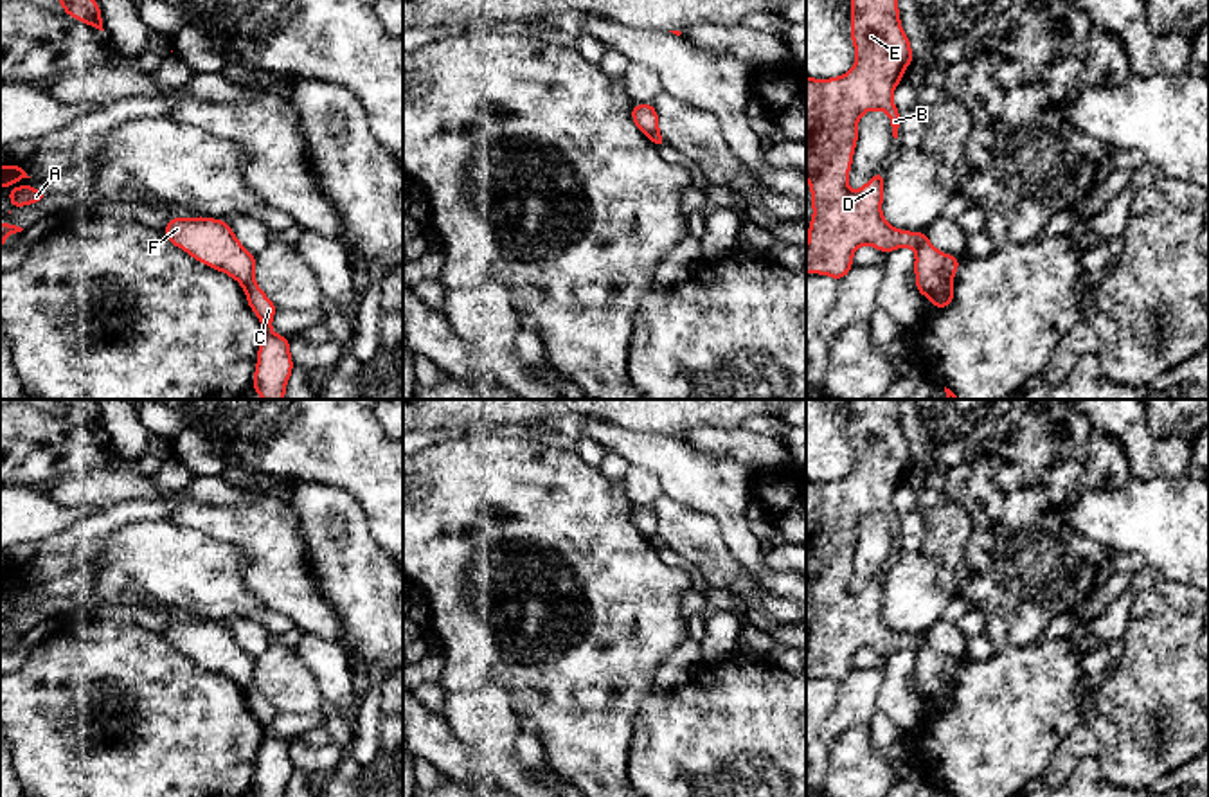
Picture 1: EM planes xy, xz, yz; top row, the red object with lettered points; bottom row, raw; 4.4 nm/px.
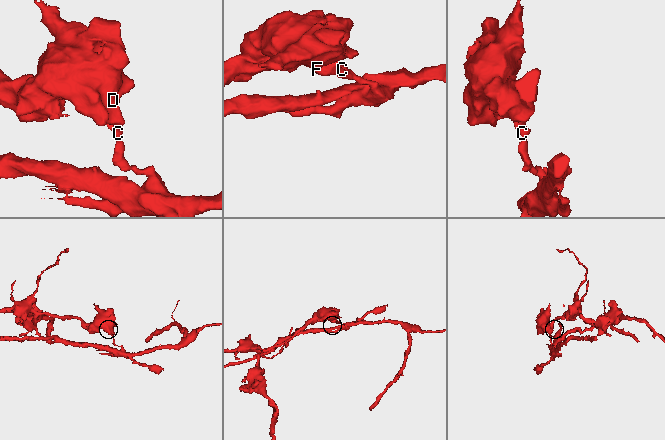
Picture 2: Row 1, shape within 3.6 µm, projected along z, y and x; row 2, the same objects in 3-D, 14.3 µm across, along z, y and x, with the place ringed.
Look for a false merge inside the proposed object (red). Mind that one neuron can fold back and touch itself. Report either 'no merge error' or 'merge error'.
merge error

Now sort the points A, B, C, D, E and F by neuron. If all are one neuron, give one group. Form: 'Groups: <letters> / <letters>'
Groups: A B D E F / C

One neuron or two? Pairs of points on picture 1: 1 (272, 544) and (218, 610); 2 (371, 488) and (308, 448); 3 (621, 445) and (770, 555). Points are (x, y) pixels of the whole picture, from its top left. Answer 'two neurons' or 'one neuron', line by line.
1: two neurons
2: one neuron
3: two neurons

